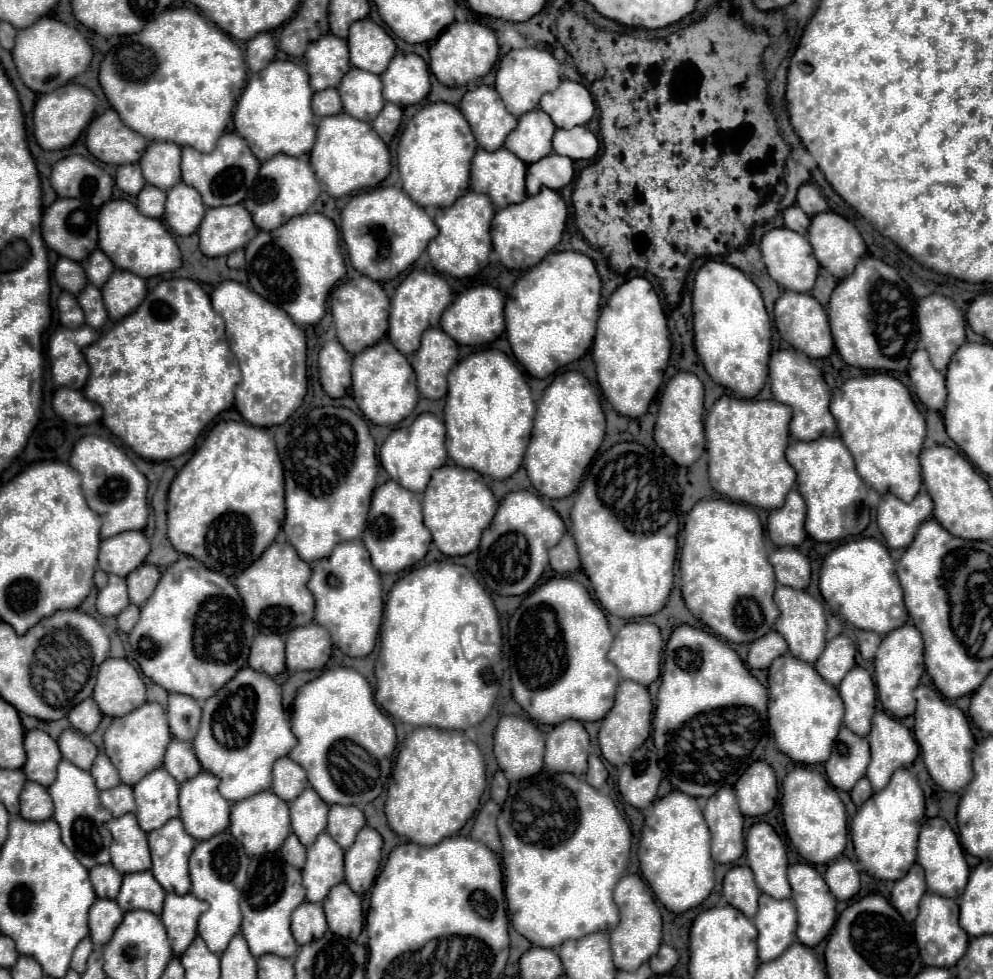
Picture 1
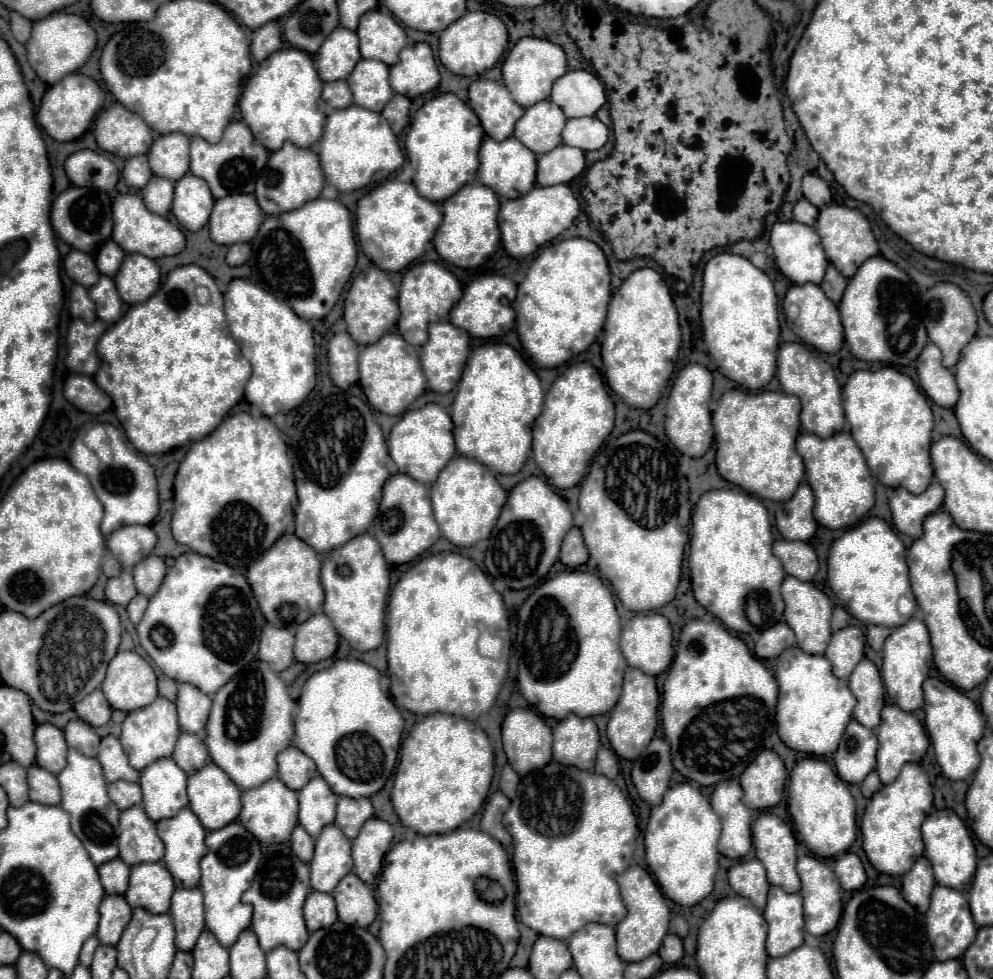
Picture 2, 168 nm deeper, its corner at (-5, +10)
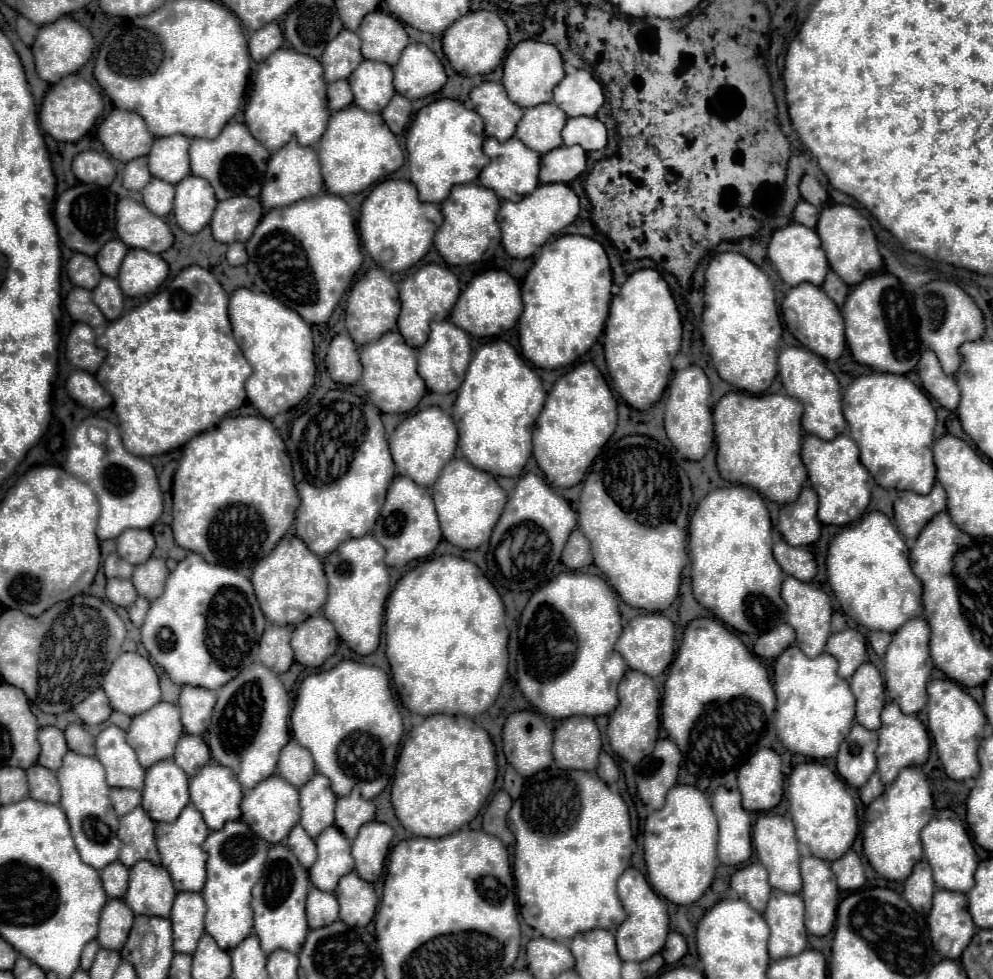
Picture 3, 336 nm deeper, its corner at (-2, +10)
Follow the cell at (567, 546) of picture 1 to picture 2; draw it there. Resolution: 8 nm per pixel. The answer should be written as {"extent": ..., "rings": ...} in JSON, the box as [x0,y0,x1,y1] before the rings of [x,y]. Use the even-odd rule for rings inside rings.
{"extent":[561,527,589,567],"rings":[[[573,527],[567,537],[563,539],[563,545],[561,545],[561,563],[567,565],[567,567],[581,567],[583,563],[587,563],[589,559],[589,553],[587,553],[587,547],[583,543],[583,535],[577,527]]]}

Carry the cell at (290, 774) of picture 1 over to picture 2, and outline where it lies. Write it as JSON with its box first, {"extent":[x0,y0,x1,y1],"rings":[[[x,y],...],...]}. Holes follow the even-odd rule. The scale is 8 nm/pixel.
{"extent":[277,745,317,791],"rings":[[[289,745],[285,751],[277,755],[277,763],[279,763],[277,777],[295,791],[299,791],[303,785],[307,785],[307,781],[311,781],[311,777],[317,775],[315,761],[311,761],[311,757],[307,757],[293,745]]]}

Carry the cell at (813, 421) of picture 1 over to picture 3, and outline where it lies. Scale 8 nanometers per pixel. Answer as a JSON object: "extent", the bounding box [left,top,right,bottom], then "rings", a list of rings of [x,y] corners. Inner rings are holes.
{"extent":[778,347,846,441],"rings":[[[784,347],[778,355],[778,373],[782,385],[790,397],[796,397],[804,405],[802,427],[804,431],[830,441],[846,431],[846,421],[842,415],[842,397],[838,391],[838,383],[834,373],[824,365],[822,357],[804,349],[804,347]]]}

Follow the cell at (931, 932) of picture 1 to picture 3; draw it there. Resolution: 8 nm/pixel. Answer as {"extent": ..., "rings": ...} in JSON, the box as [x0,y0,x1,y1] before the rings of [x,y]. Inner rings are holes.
{"extent":[928,889,974,959],"rings":[[[936,889],[928,913],[928,927],[938,955],[944,959],[958,959],[974,935],[974,921],[968,913],[966,895]]]}

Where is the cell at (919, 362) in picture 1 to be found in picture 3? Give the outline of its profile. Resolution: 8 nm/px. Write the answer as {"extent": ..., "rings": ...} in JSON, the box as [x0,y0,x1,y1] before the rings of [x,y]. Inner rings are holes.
{"extent":[918,349,960,411],"rings":[[[928,349],[920,357],[918,375],[922,381],[922,387],[944,407],[954,411],[960,401],[960,389],[956,385],[956,379],[952,375],[946,375],[940,367],[938,357]]]}

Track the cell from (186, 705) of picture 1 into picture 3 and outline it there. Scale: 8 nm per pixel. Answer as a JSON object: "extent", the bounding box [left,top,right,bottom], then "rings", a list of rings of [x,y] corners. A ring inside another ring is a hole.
{"extent":[178,685,216,735],"rings":[[[190,685],[182,687],[178,707],[182,713],[182,725],[186,733],[202,735],[208,729],[214,703],[216,703],[216,695],[212,691]]]}

